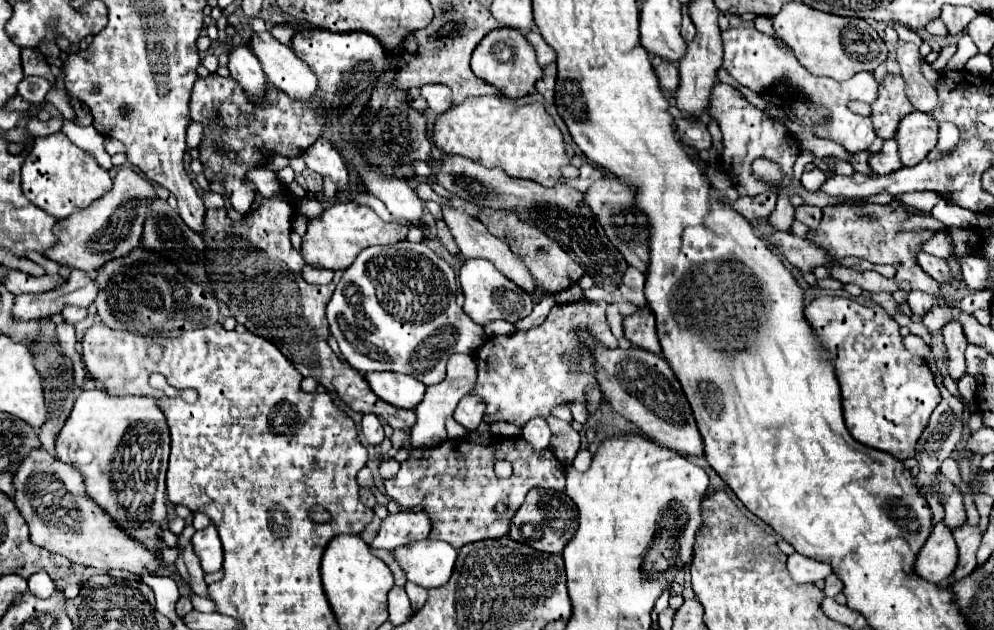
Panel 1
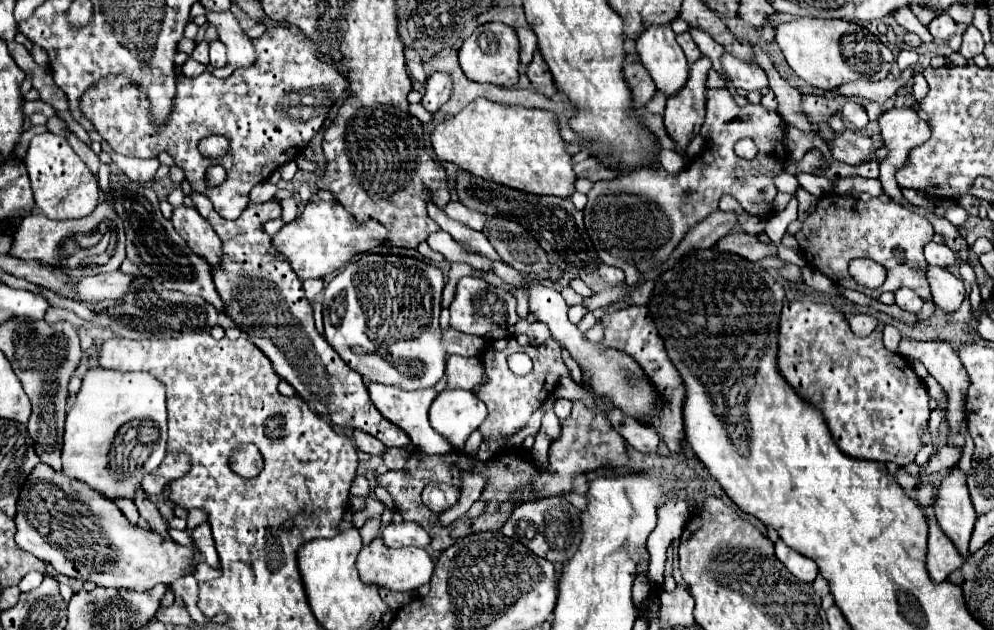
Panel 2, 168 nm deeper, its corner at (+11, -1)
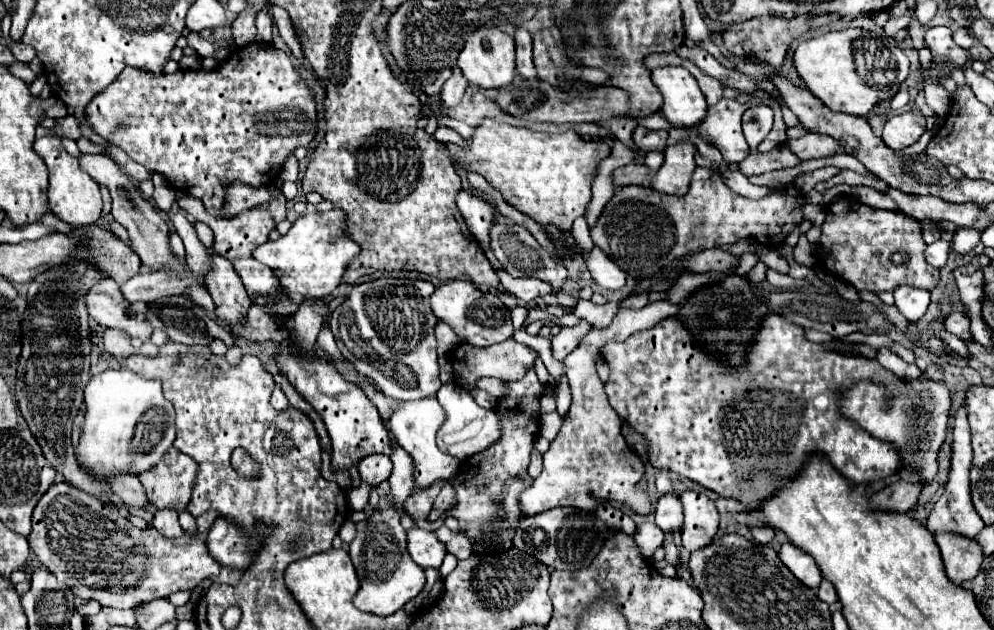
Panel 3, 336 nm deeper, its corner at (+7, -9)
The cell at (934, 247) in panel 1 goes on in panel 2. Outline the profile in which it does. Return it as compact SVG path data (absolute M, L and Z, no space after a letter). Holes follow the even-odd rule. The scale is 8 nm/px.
M927 243L925 245L925 259L929 265L937 265L937 267L947 267L947 265L955 265L955 251L951 251L947 245L943 243Z

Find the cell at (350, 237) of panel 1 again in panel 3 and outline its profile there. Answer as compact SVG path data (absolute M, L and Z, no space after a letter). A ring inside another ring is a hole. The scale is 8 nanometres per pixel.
M331 209L331 211L311 211L299 217L287 235L277 241L267 241L255 251L255 259L263 265L277 269L281 285L295 297L303 299L323 299L331 295L331 291L341 283L345 267L357 253L361 251L359 243L353 243L347 231L345 211Z

